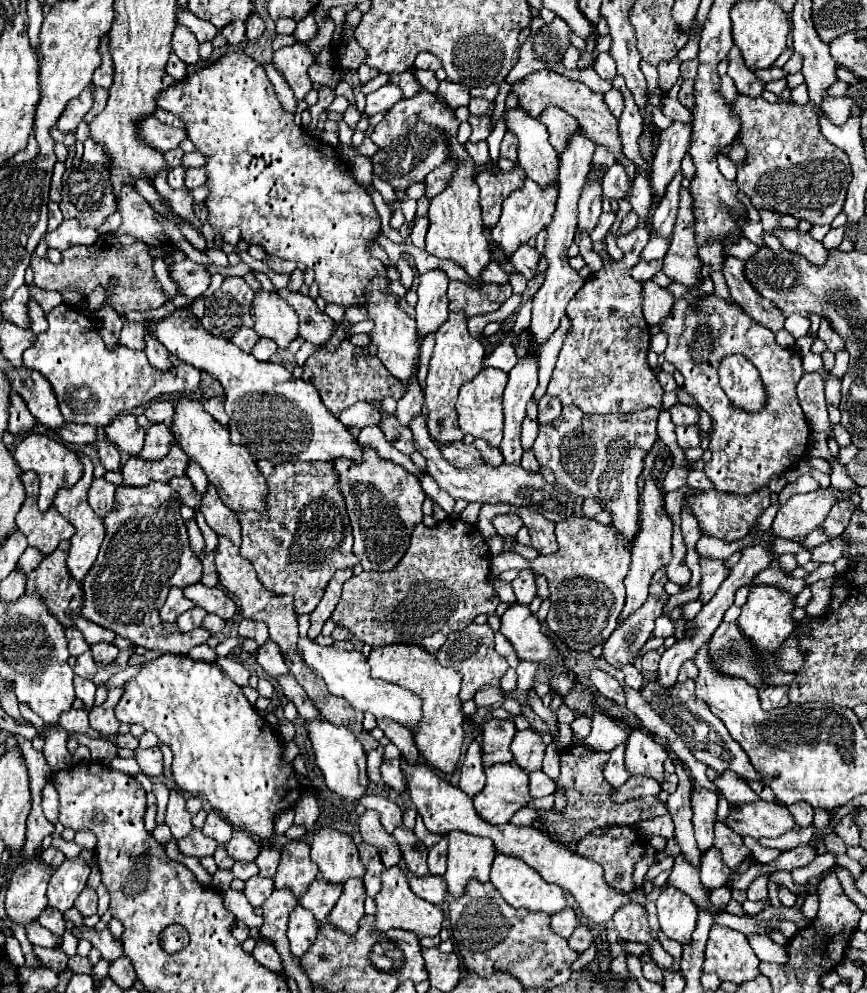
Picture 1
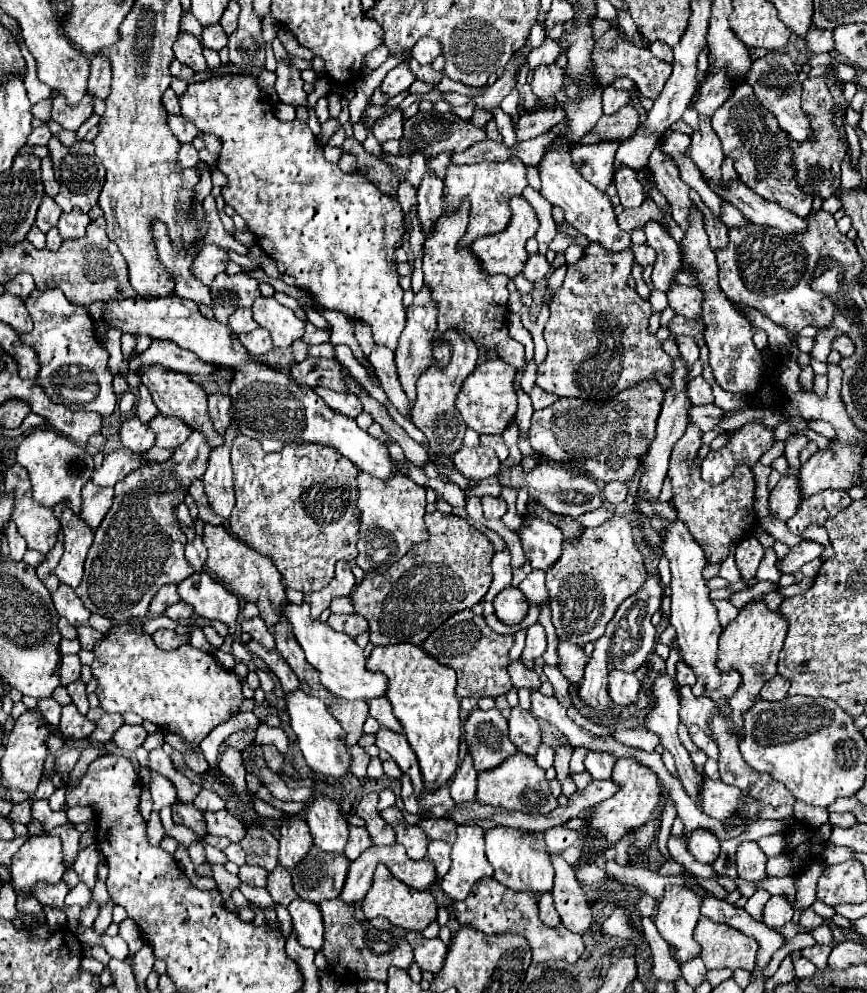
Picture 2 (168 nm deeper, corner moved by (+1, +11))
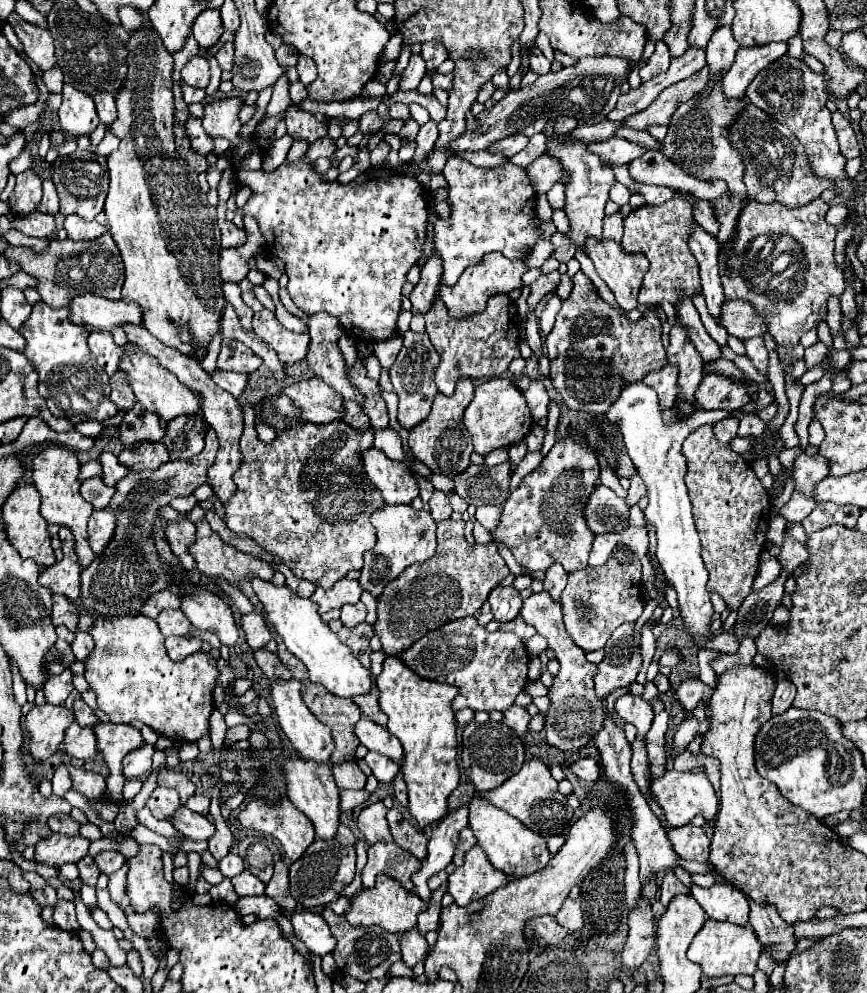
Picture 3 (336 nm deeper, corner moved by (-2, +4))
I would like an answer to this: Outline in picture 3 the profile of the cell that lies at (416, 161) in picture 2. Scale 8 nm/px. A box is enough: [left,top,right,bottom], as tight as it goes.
[412,120,438,164]

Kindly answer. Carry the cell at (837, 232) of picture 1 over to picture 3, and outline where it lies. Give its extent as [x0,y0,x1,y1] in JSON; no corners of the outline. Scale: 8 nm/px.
[826,206,848,226]

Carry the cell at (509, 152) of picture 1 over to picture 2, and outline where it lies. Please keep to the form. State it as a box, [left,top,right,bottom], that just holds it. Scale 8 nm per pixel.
[517,107,563,139]

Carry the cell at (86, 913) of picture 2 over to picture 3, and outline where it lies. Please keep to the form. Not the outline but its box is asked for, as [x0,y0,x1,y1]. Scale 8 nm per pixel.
[80,884,98,910]

